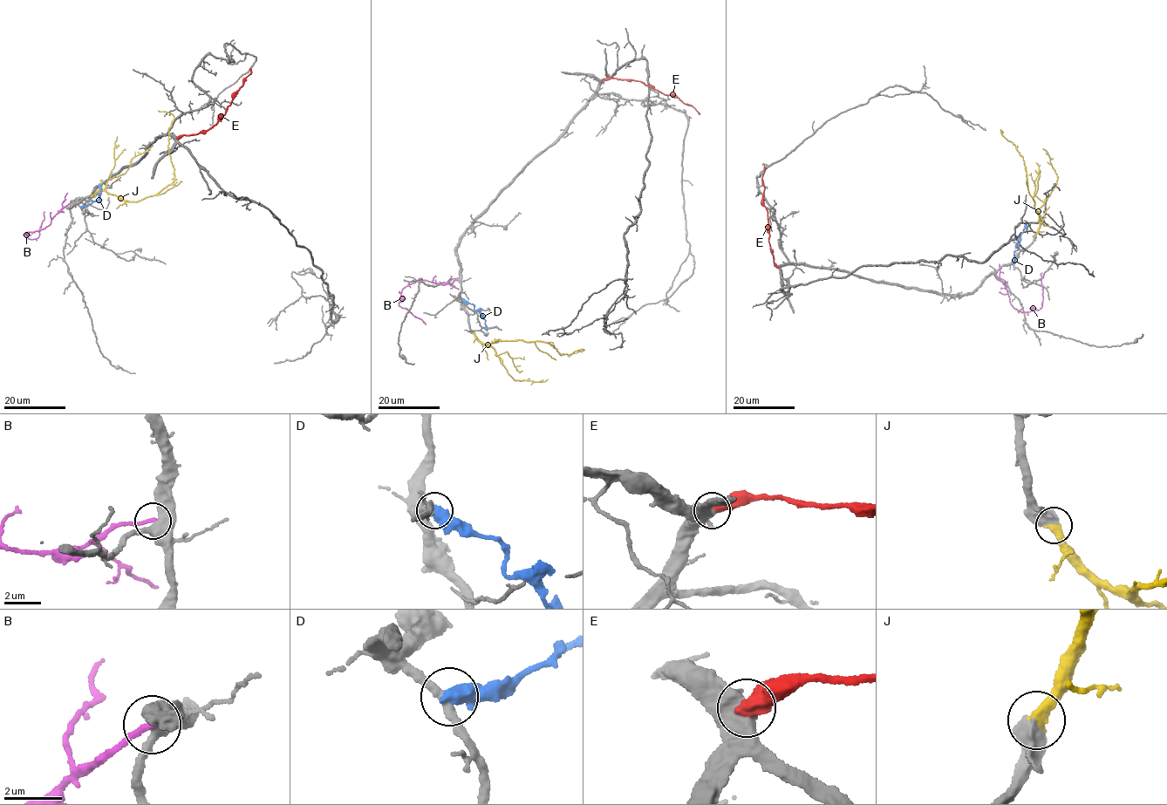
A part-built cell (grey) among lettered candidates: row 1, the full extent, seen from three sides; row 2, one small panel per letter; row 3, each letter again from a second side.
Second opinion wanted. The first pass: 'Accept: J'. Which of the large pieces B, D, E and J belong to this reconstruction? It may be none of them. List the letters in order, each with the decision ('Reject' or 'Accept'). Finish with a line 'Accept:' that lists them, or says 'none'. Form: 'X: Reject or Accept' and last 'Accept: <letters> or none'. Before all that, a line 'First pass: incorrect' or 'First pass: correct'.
First pass: correct
B: Reject
D: Reject
E: Reject
J: Accept
Accept: J

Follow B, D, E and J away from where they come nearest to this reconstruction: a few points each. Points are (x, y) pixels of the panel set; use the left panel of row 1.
B: (71, 202), (58, 210), (51, 223), (44, 228), (26, 233), (26, 237), (33, 239), (39, 236), (44, 212)
D: (81, 207), (99, 198), (98, 184)
E: (177, 139), (207, 131), (215, 124), (250, 73), (249, 68)
J: (92, 195), (104, 190), (137, 201), (157, 194), (172, 183), (174, 169), (168, 134), (174, 117), (158, 110)

